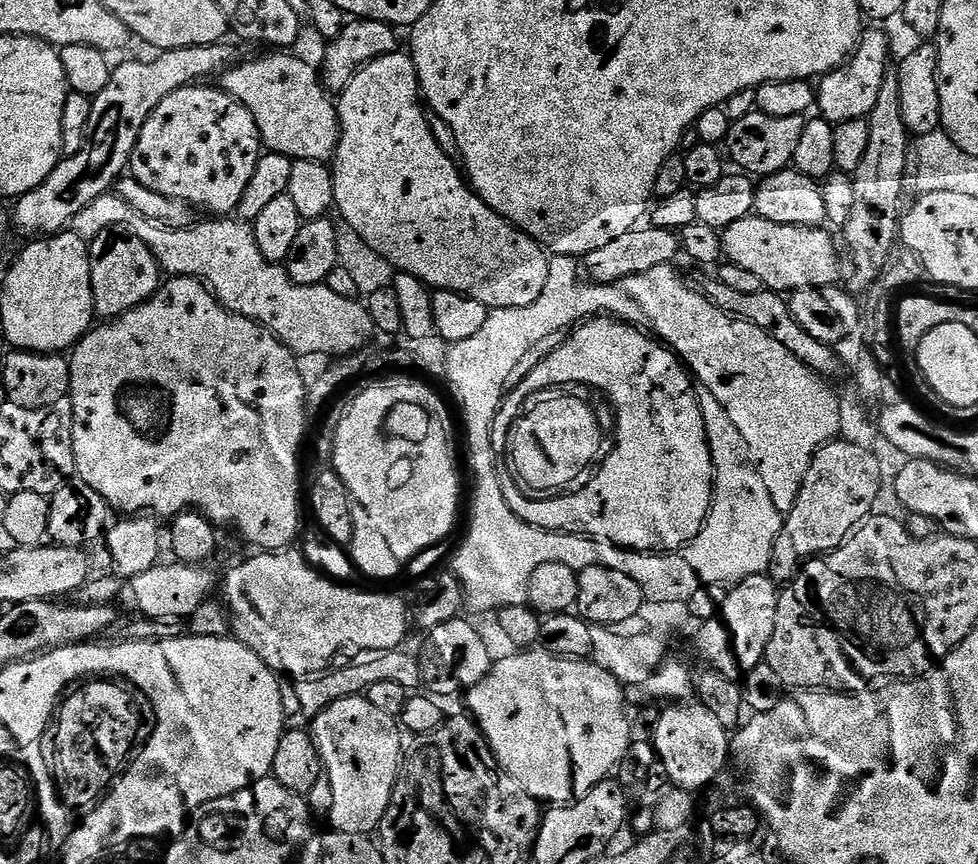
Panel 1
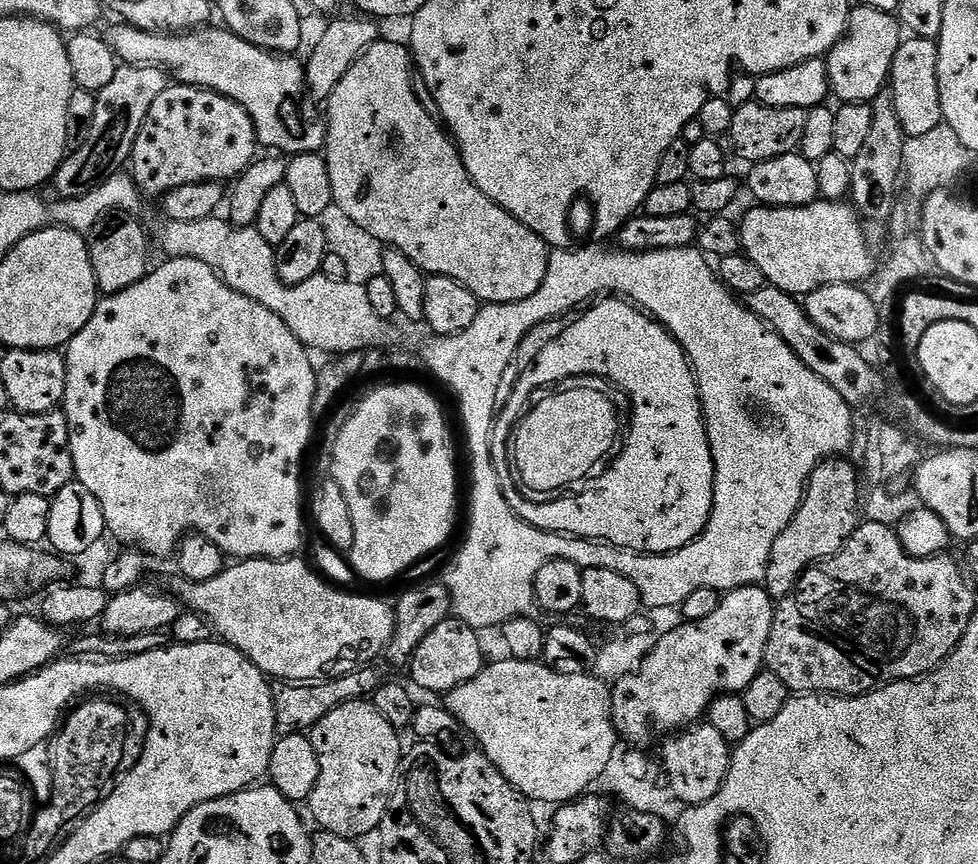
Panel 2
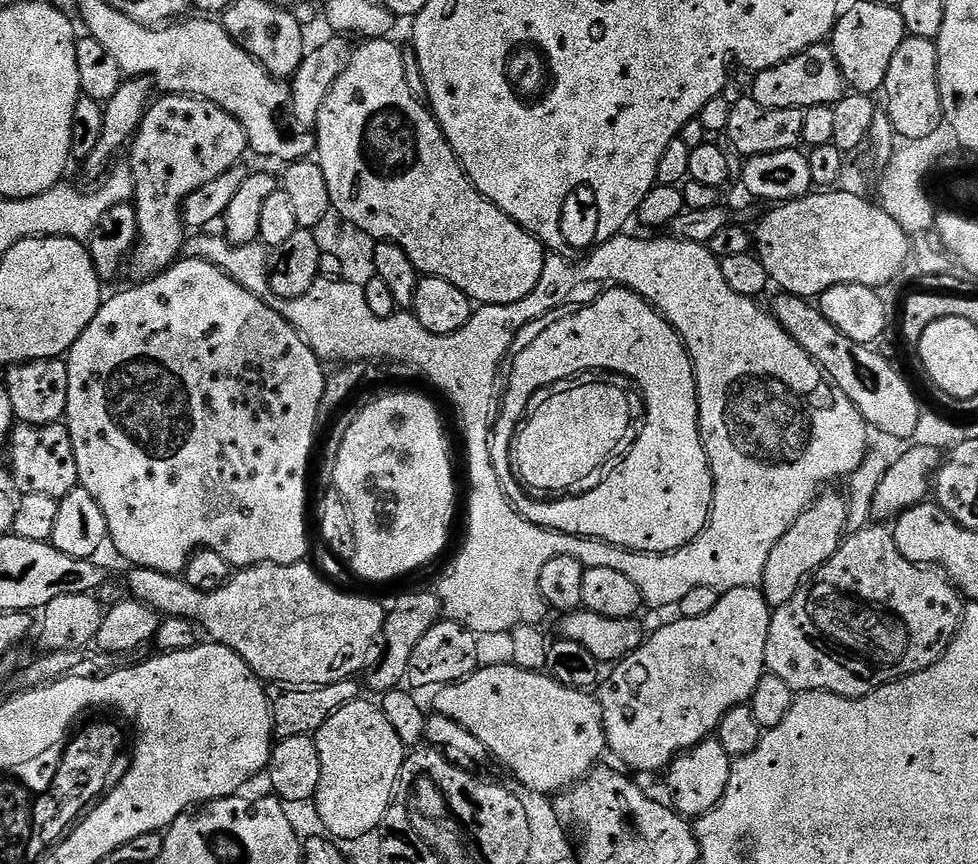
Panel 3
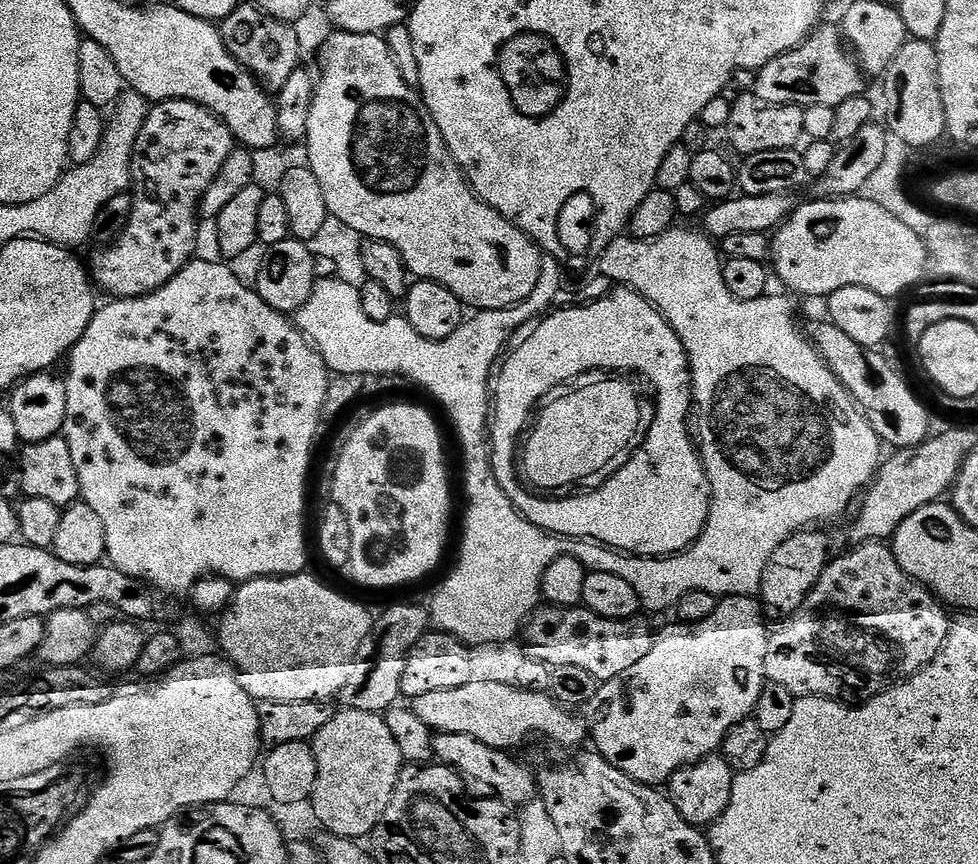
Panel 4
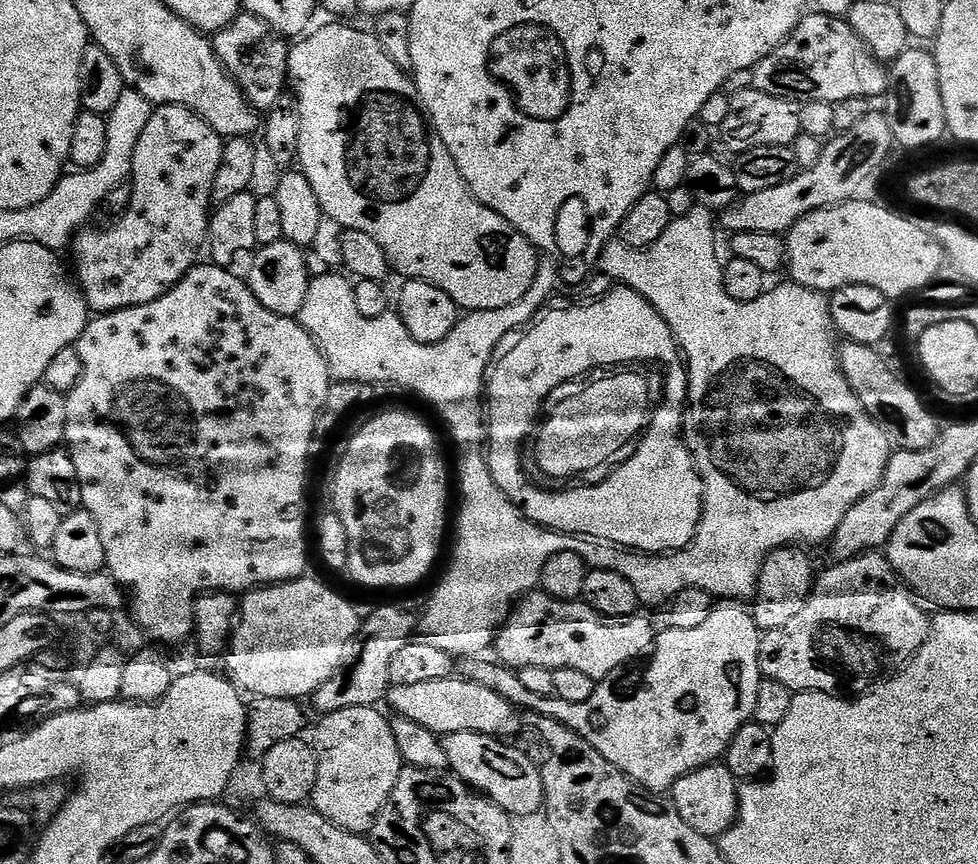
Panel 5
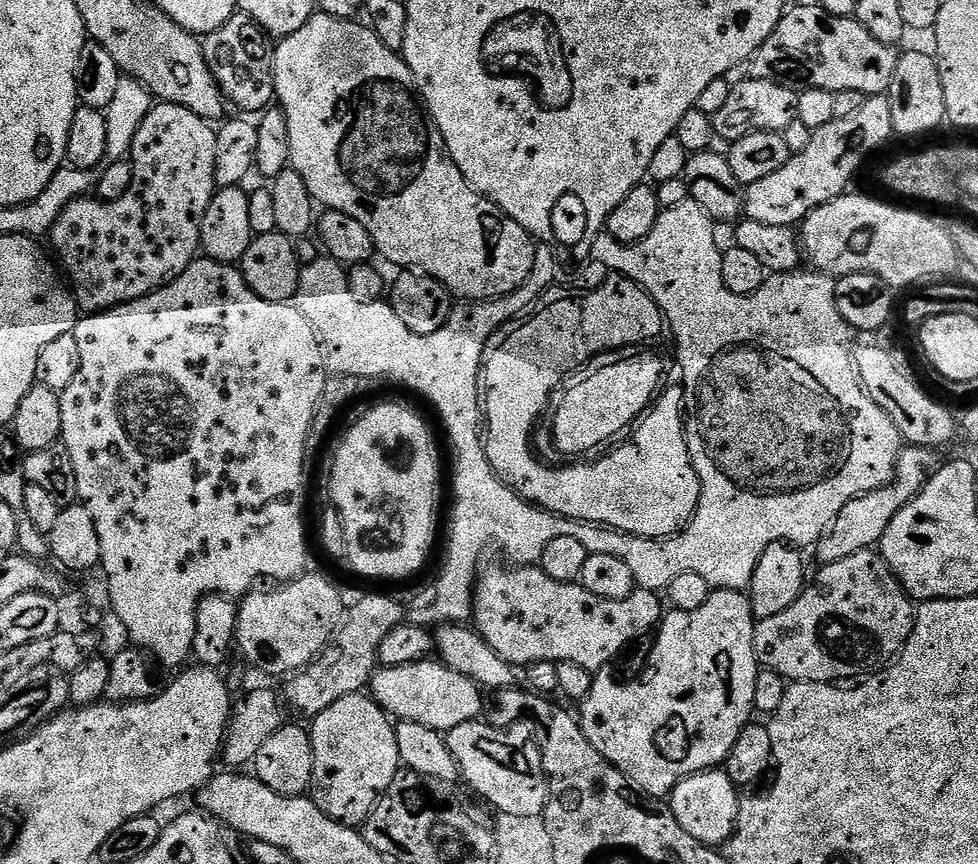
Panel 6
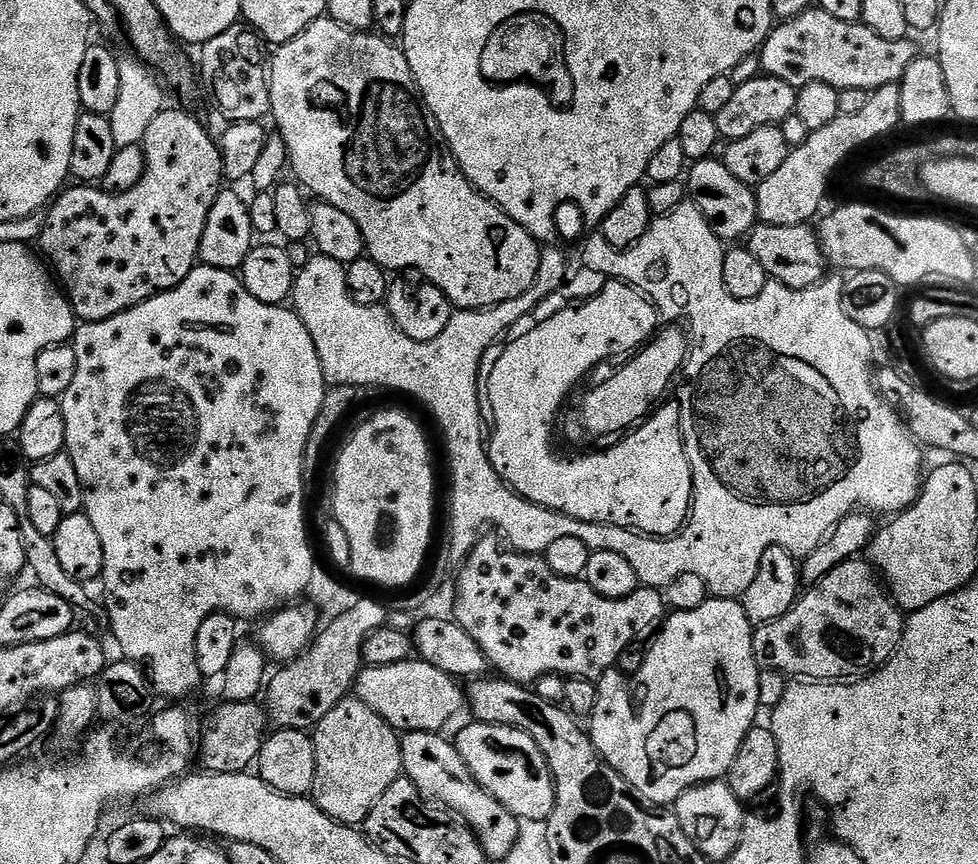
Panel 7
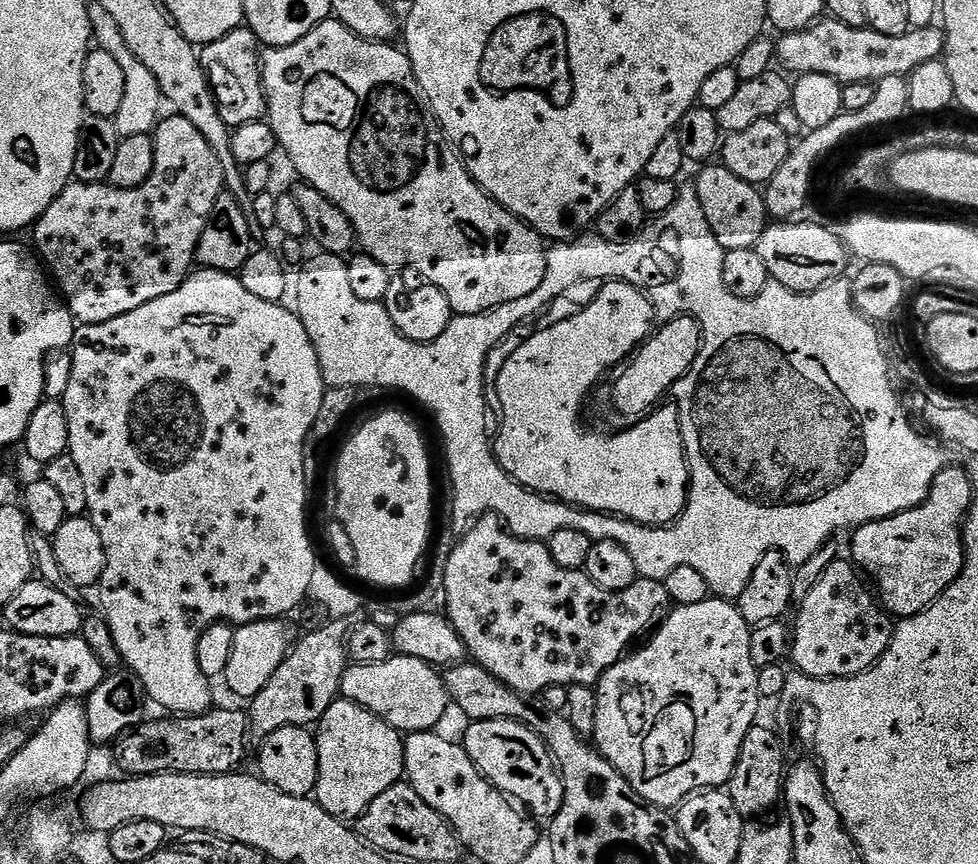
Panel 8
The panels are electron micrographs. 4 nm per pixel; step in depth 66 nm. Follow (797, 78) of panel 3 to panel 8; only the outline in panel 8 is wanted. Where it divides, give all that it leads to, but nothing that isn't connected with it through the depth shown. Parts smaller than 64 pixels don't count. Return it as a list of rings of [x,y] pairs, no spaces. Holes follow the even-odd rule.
[[[821,18],[808,28],[797,32],[786,32],[775,41],[776,60],[784,63],[789,73],[800,76],[806,74],[826,74],[840,85],[866,82],[875,84],[882,78],[911,76],[918,66],[941,59],[944,54],[944,29],[909,28],[906,34],[878,34],[873,28],[846,26],[831,18]]]

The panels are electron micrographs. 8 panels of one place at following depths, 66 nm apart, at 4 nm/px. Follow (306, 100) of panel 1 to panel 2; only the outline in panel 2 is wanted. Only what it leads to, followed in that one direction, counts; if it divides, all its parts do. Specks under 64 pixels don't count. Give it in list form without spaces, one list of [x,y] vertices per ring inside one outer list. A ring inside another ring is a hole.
[[[127,22],[106,32],[112,51],[125,65],[160,68],[176,84],[205,88],[232,100],[252,119],[261,149],[273,148],[273,153],[319,153],[324,147],[325,133],[304,132],[300,103],[306,100],[304,64],[288,54],[273,54],[238,38],[223,27],[205,27],[187,34],[157,34],[134,28]]]

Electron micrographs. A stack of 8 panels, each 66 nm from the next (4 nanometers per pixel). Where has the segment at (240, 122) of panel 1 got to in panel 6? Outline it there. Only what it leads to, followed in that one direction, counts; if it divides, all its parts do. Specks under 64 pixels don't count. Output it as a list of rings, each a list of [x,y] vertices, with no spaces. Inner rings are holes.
[[[157,103],[148,113],[145,121],[142,122],[141,129],[138,130],[138,134],[134,138],[130,153],[133,184],[126,195],[110,202],[105,202],[99,198],[92,198],[92,200],[90,200],[91,198],[81,198],[68,203],[66,210],[62,212],[58,222],[52,227],[50,241],[52,240],[53,249],[51,248],[51,251],[54,253],[55,259],[62,265],[62,268],[62,263],[64,263],[65,269],[63,268],[63,271],[66,276],[66,271],[68,271],[69,277],[67,276],[67,279],[70,281],[71,291],[76,297],[77,305],[85,313],[106,312],[109,308],[117,308],[119,304],[128,304],[131,300],[141,300],[143,296],[149,296],[149,294],[156,292],[159,288],[165,288],[168,284],[174,283],[191,266],[192,261],[197,259],[198,253],[202,248],[200,235],[204,229],[204,219],[208,213],[210,202],[215,198],[218,191],[216,186],[216,134],[217,129],[209,121],[203,120],[198,114],[194,114],[177,104]]]

